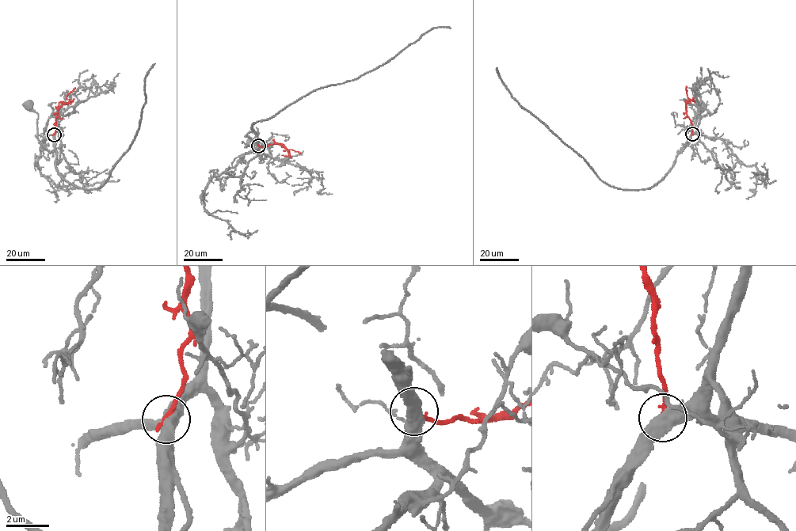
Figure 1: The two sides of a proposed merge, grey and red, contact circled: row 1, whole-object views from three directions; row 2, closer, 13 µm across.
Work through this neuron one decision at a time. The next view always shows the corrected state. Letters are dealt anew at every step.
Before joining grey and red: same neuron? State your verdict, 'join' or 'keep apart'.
keep apart

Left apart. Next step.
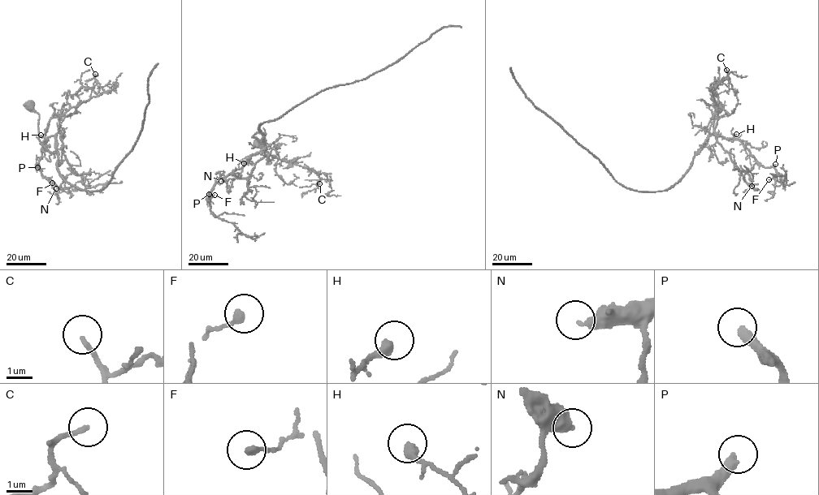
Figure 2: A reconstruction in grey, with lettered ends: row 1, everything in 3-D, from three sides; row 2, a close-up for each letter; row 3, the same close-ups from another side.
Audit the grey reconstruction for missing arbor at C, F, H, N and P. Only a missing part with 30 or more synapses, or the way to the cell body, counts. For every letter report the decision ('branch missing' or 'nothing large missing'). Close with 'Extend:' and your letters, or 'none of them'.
C: nothing large missing
F: nothing large missing
H: nothing large missing
N: nothing large missing
P: branch missing
Extend: P

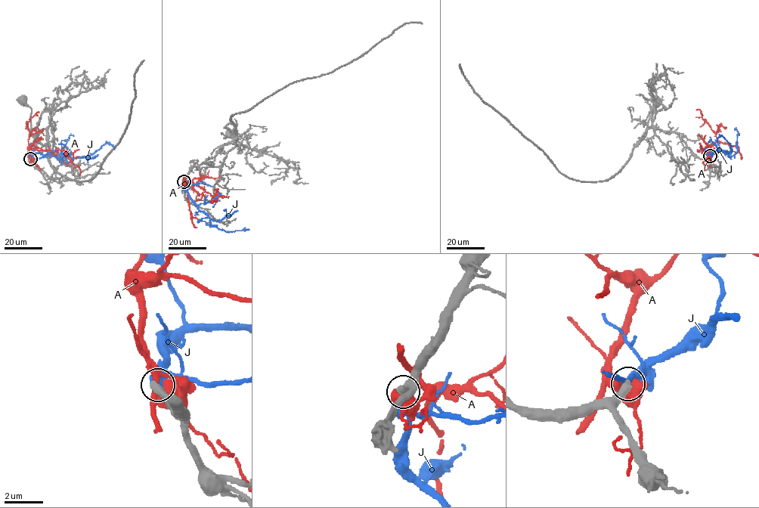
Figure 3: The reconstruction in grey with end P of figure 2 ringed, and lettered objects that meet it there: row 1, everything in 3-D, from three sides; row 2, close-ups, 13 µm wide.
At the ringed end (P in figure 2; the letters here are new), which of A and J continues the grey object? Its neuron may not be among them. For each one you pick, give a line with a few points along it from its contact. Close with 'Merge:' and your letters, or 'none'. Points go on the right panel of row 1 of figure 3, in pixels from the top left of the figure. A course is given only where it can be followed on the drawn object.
J: course (710, 156), (718, 150), (725, 154), (724, 152), (731, 151), (730, 145), (722, 135), (717, 137), (717, 142)
Merge: J

